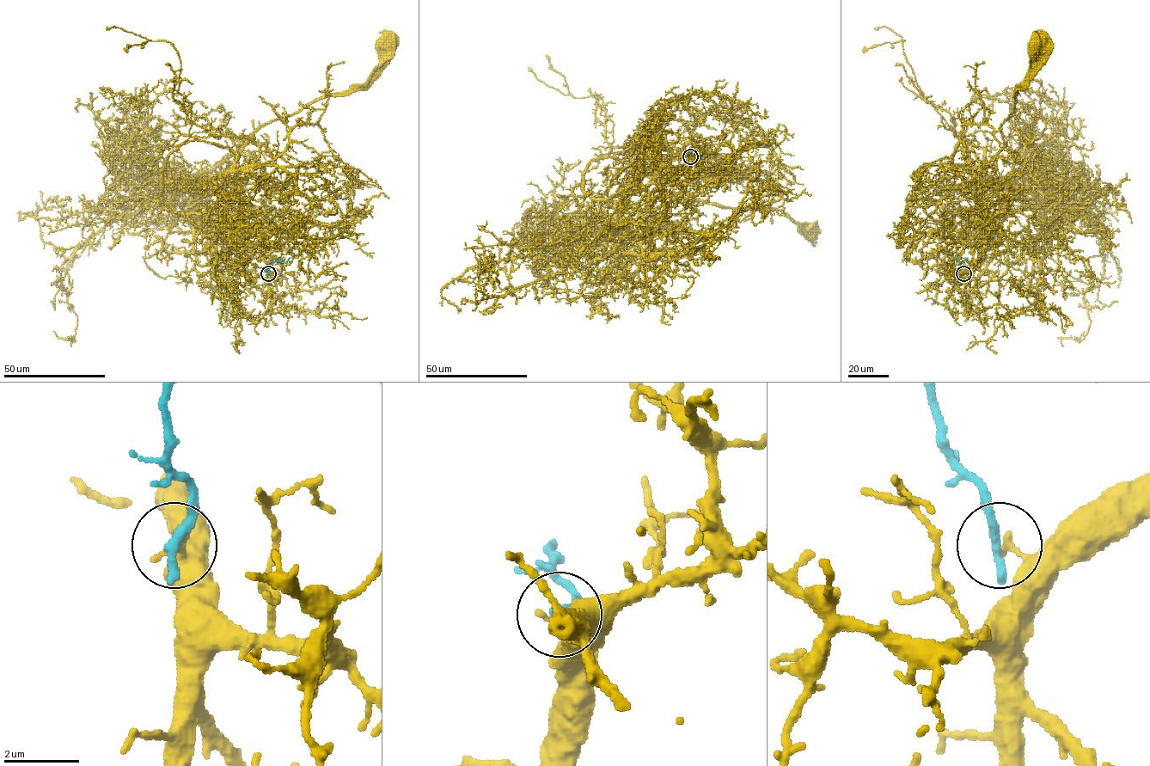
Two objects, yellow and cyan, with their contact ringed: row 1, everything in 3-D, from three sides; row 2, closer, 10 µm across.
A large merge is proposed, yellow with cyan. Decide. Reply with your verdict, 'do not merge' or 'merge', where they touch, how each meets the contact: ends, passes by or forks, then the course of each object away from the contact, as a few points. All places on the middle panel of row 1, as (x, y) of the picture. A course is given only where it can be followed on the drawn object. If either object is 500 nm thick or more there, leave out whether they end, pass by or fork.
do not merge; place (690, 156); yellow ends; cyan ends; course yellow (690, 157), (688, 182), (659, 166), (648, 166), (639, 178), (651, 175), (666, 196), (778, 208), (811, 232); course cyan (690, 156), (690, 153), (696, 156), (710, 150), (713, 152)

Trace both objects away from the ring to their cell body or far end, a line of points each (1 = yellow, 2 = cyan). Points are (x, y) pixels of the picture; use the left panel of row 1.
1: (268, 274), (268, 248), (227, 215), (217, 180), (259, 128), (321, 98), (356, 91), (389, 42)
2: (268, 273), (268, 265), (274, 261), (285, 262), (291, 258)

